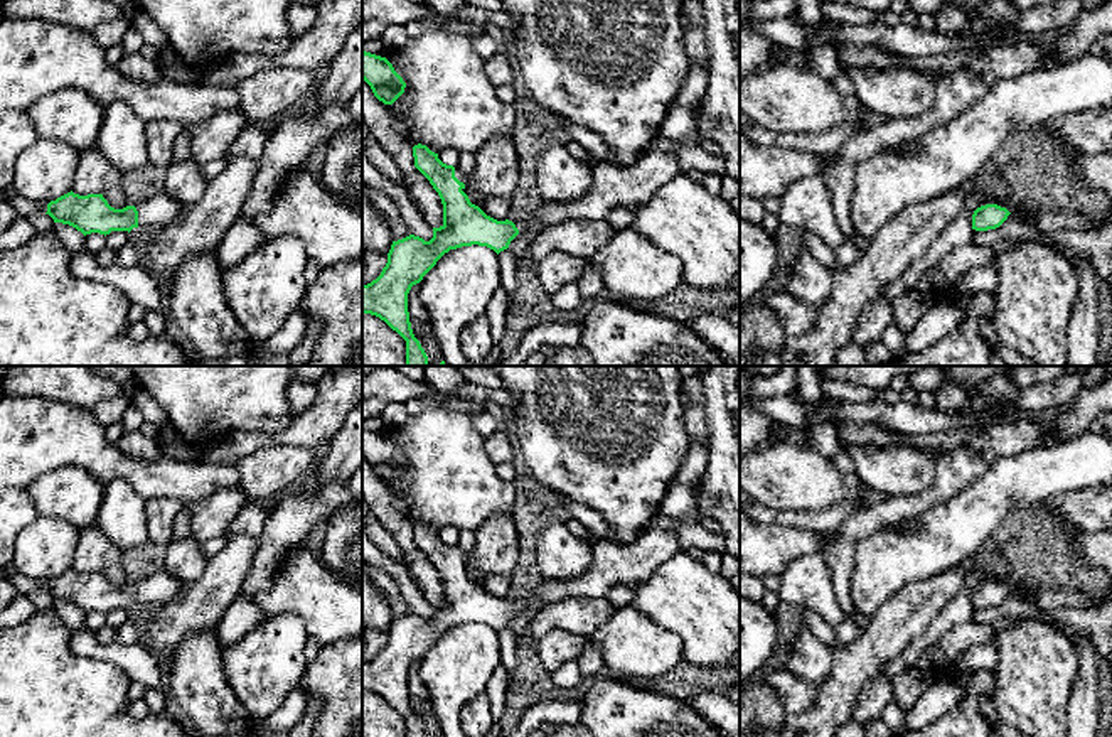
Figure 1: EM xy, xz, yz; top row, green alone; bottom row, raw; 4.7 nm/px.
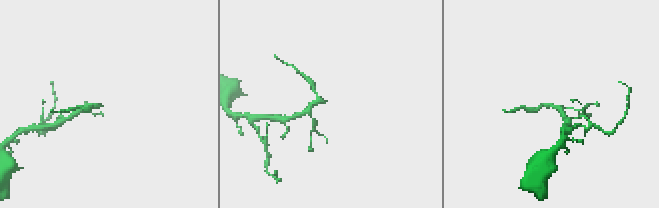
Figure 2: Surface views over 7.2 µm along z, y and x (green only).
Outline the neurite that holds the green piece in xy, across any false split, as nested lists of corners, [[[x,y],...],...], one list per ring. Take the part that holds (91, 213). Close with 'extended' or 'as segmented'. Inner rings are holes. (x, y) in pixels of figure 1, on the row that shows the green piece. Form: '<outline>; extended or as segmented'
[[[72,191],[51,201],[47,212],[54,223],[76,228],[84,236],[91,233],[131,231],[133,228],[162,229],[184,214],[185,206],[163,191],[145,202],[115,209],[103,194],[79,196]]]; extended

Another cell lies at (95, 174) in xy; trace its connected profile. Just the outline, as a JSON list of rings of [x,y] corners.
[[[96,148],[79,152],[72,175],[72,192],[79,196],[103,194],[121,186],[121,172]]]

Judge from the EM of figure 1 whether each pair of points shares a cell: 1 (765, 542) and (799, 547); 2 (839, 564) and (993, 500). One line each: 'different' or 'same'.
1: same
2: different

